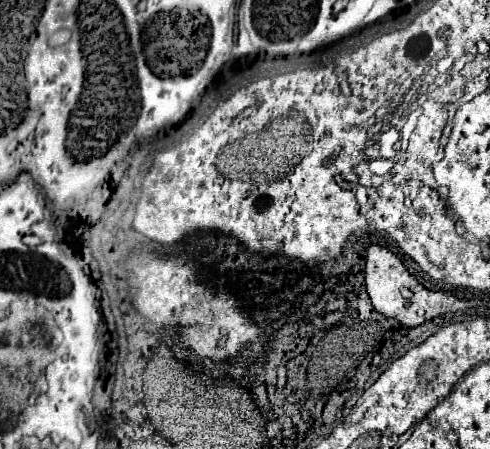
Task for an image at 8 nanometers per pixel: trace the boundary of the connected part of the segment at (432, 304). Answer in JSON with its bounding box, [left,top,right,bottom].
[364,244,466,328]

